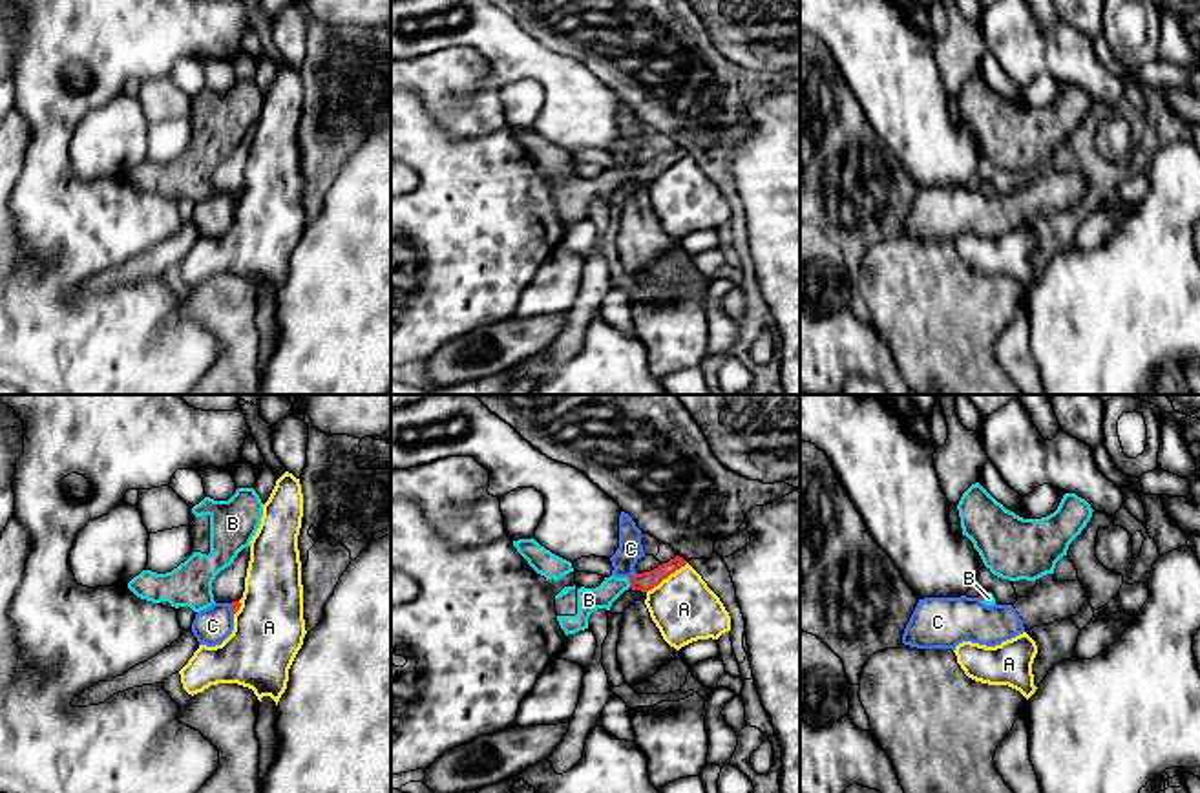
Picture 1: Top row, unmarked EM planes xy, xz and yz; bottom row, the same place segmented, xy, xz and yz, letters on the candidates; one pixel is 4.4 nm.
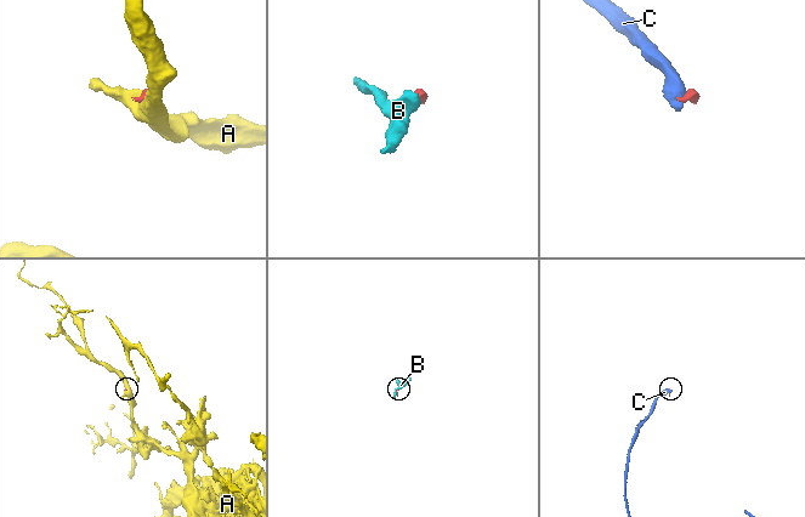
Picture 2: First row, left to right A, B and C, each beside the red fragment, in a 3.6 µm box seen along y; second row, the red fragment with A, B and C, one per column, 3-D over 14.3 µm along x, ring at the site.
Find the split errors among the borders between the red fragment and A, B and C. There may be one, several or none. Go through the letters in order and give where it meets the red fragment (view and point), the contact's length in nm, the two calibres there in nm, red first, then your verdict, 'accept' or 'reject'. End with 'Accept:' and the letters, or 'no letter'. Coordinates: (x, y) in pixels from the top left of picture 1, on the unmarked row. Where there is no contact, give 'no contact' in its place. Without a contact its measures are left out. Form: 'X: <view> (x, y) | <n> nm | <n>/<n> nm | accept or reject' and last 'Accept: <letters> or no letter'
A: xz (667, 167) | 220 nm | 90/280 nm | reject
B: xz (631, 174) | 50 nm | 90/110 nm | accept
C: xz (632, 167) | 50 nm | 90/110 nm | reject
Accept: B

